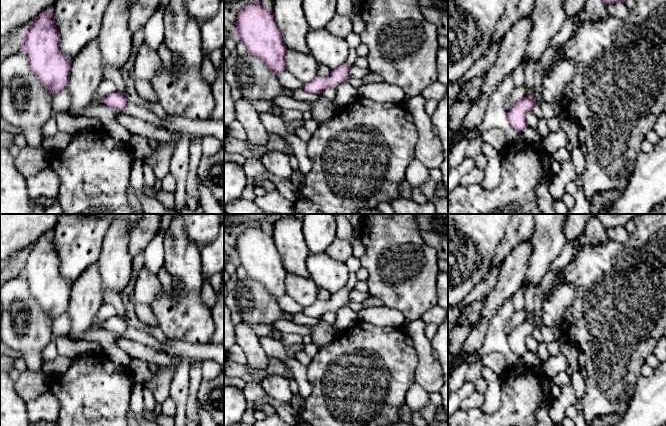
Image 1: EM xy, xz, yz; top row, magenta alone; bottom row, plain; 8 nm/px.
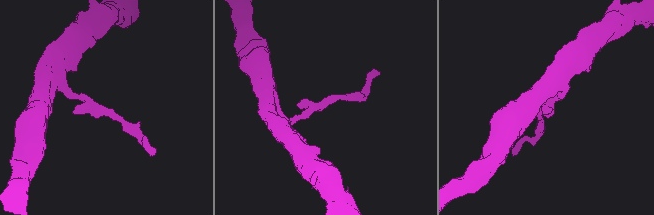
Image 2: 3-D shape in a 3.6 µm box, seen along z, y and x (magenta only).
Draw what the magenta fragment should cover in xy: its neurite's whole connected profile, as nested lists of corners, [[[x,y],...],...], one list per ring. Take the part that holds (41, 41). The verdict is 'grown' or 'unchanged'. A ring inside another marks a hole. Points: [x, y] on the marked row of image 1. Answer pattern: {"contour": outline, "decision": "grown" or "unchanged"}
{"contour": [[[53,8],[41,12],[23,33],[20,48],[27,55],[31,71],[54,96],[65,89],[72,60],[60,49],[60,35]]], "decision": "unchanged"}

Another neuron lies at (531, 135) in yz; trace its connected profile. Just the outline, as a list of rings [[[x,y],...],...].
[[[527,126],[520,134],[520,139],[524,142],[538,143],[543,140],[537,128]]]

